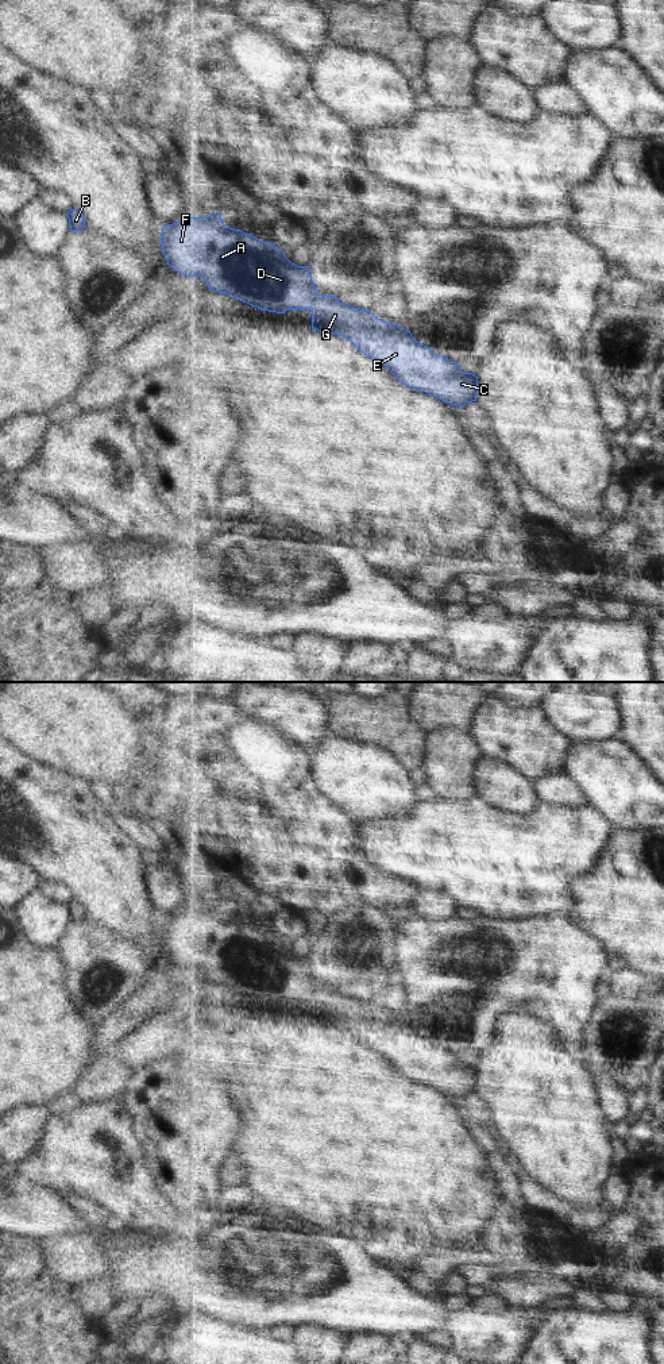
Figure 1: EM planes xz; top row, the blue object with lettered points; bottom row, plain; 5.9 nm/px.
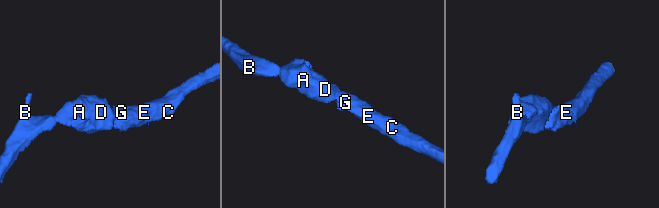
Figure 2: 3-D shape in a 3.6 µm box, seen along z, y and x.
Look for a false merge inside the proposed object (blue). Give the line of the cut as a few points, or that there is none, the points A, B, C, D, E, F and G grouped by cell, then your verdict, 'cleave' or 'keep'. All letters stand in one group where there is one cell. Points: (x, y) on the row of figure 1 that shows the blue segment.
no cut; A B C D E F G; keep

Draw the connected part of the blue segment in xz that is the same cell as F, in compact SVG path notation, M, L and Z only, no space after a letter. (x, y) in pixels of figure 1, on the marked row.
M220 212L206 217L189 217L163 226L161 243L163 255L170 267L182 276L202 277L211 290L225 293L269 312L285 313L287 309L301 311L310 308L312 328L321 334L335 334L348 339L364 355L383 363L401 384L425 392L452 405L464 406L467 402L476 401L478 377L475 374L463 371L459 363L437 355L432 348L416 342L410 331L406 331L404 327L383 321L375 317L371 311L339 303L336 296L320 294L312 280L309 266L297 266L292 263L285 257L285 253L274 243L262 242L251 234L227 227Z

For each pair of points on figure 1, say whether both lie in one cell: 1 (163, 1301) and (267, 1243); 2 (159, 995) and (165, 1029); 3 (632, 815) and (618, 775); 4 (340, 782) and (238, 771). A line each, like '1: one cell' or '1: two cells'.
1: one cell
2: two cells
3: one cell
4: two cells

